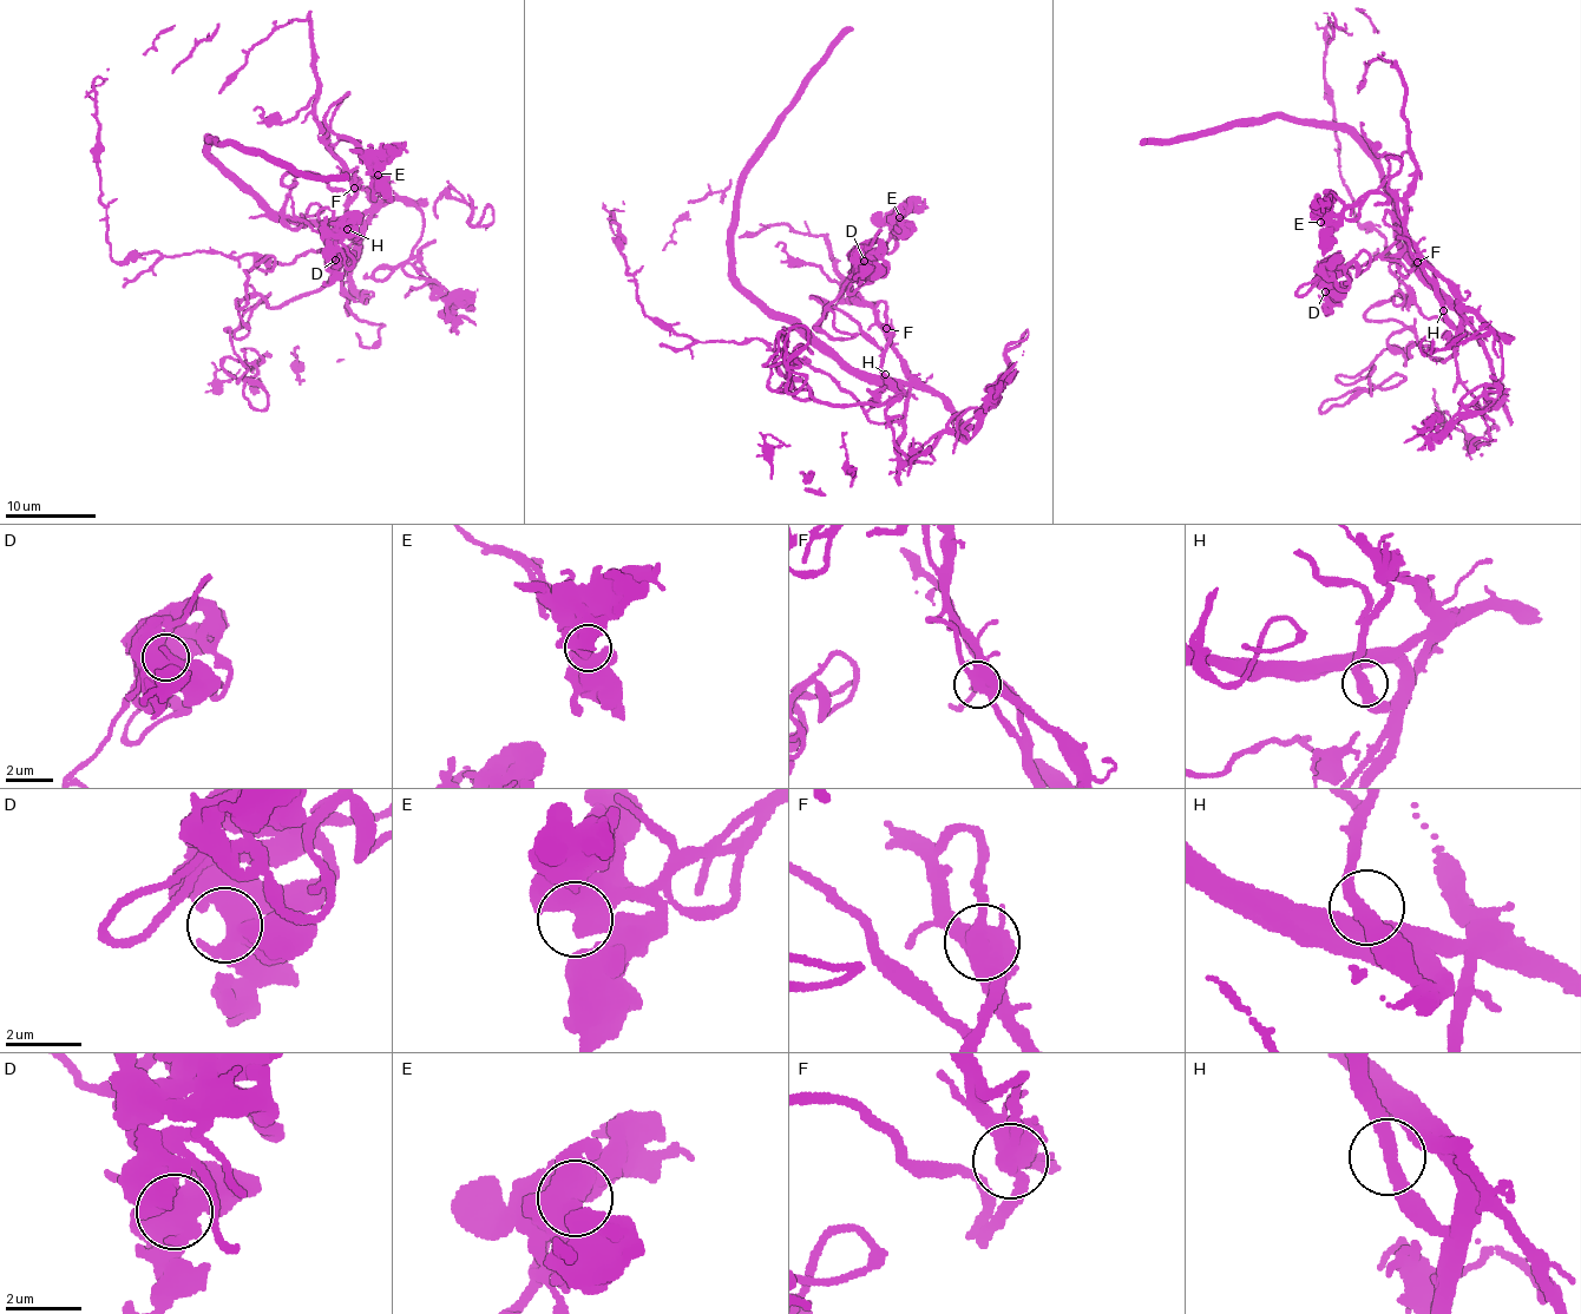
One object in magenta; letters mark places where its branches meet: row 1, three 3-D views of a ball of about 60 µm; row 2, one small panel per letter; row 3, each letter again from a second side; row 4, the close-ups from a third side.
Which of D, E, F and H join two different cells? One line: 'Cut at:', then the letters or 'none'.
Cut at: F

